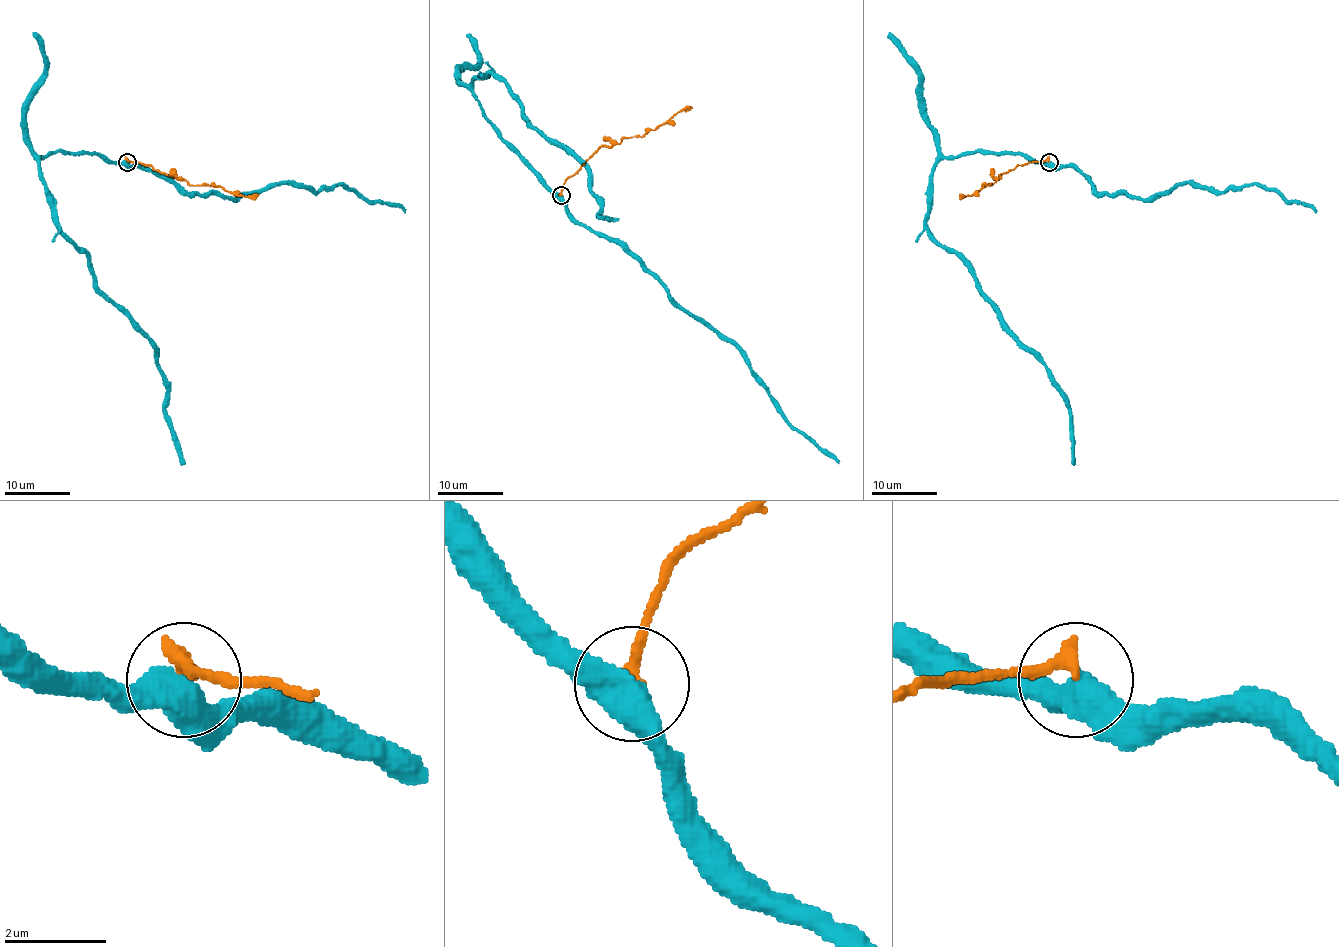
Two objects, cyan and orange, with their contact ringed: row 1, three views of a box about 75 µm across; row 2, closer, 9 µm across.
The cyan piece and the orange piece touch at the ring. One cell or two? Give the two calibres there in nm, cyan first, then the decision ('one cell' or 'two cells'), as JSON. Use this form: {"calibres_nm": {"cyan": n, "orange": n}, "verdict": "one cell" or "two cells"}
{"calibres_nm": {"cyan": 500, "orange": 320}, "verdict": "two cells"}

